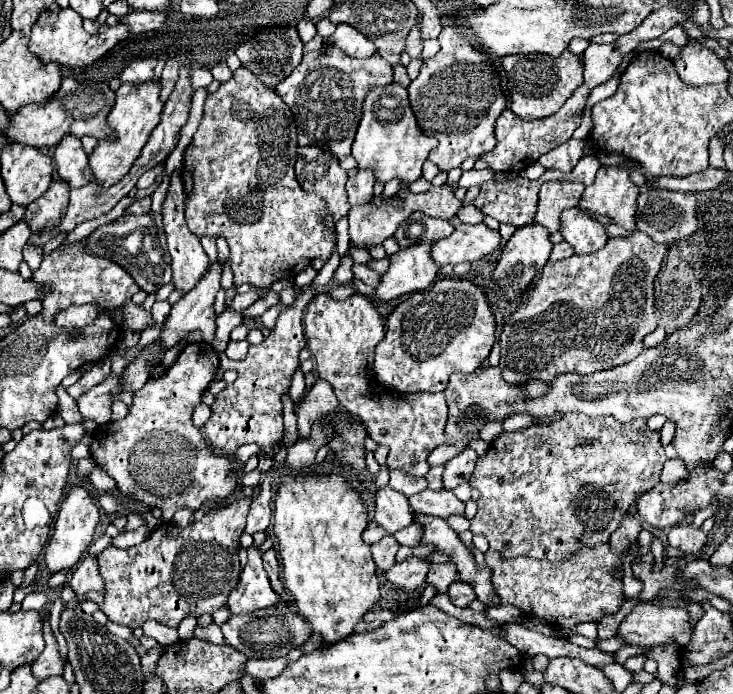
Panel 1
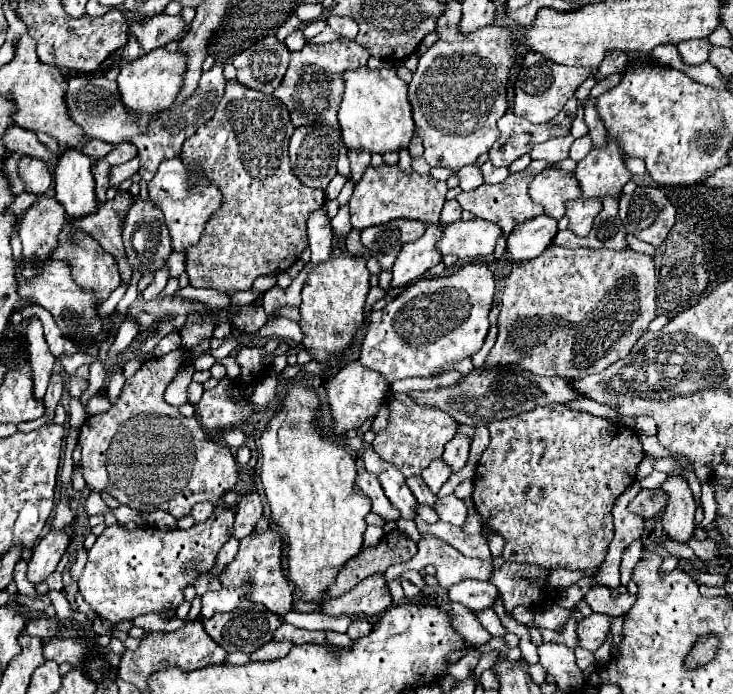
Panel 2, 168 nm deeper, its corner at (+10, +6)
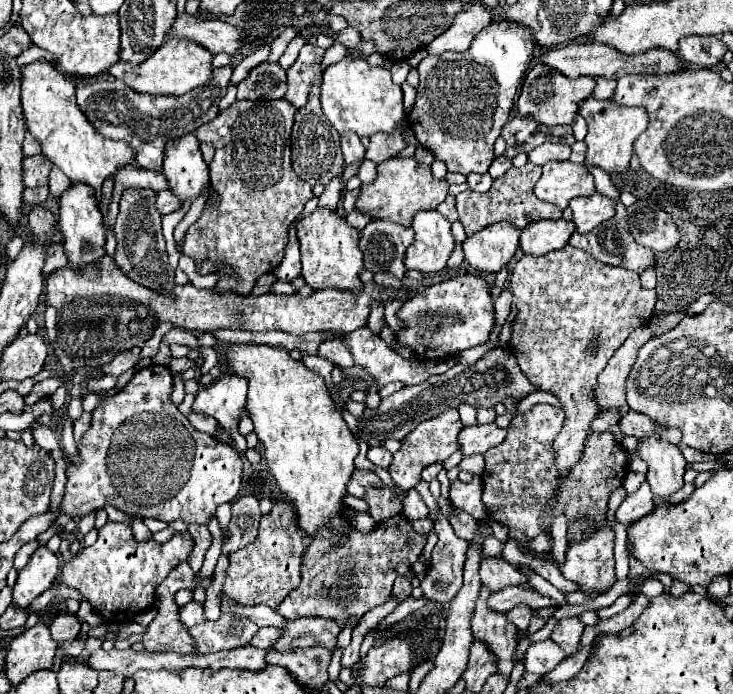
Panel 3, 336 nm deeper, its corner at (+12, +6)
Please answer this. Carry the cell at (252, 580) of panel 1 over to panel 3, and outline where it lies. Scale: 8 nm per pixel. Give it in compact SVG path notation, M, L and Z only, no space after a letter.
M192 600L186 606L182 606L180 608L180 622L184 622L184 626L188 626L188 628L204 622L204 608L202 608L202 604Z

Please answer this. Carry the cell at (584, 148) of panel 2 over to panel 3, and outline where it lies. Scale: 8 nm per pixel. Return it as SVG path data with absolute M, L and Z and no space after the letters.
M548 162L542 168L542 176L534 186L534 194L540 200L552 202L562 210L576 196L592 196L596 192L592 174L572 162Z

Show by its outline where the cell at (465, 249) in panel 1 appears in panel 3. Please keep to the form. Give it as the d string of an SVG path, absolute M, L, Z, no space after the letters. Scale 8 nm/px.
M496 222L462 244L466 262L478 272L496 274L500 272L516 254L520 246L520 228L510 222Z

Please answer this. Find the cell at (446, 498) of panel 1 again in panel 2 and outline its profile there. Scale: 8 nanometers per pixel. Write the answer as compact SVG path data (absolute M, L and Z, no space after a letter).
M454 494L442 498L436 496L436 504L432 506L432 510L440 516L442 522L450 522L454 526L462 526L466 520L466 504Z

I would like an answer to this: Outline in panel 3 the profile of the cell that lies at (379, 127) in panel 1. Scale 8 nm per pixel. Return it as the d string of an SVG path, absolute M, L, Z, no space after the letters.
M350 54L324 70L320 102L326 118L340 134L356 132L358 136L372 136L376 132L392 132L404 118L402 88L392 82L390 70L370 66L366 58L352 58Z

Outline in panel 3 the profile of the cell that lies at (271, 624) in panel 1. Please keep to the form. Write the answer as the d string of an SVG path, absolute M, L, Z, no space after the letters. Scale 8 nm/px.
M222 614L216 622L202 622L188 630L194 640L196 652L200 654L246 646L256 632L258 626L252 620L232 618L228 614Z

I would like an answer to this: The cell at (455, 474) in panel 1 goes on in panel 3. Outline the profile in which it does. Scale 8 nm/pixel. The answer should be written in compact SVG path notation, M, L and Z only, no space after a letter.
M494 422L484 424L484 426L476 424L476 426L462 428L462 432L458 434L458 446L464 450L464 456L484 454L492 446L498 446L500 442L504 442L506 434L508 432L498 428Z

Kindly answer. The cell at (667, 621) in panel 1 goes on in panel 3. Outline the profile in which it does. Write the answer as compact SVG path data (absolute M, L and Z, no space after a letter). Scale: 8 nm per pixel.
M572 616L572 618L558 620L550 638L570 656L570 654L576 652L582 630L584 630L584 624L578 620L578 616Z

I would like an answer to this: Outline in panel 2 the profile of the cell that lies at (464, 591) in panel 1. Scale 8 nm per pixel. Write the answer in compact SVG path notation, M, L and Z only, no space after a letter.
M466 580L458 582L448 590L450 602L458 602L466 606L468 610L482 610L490 608L492 602L498 596L498 588L490 582L478 582L478 580Z

